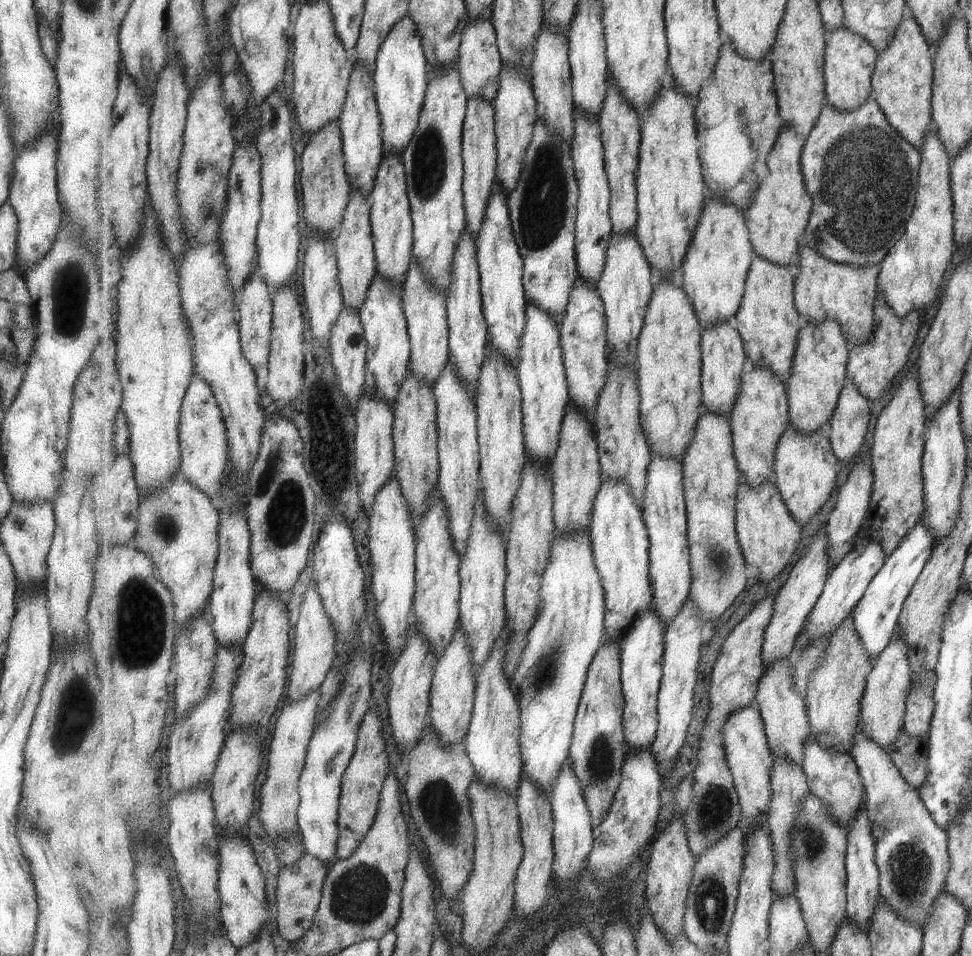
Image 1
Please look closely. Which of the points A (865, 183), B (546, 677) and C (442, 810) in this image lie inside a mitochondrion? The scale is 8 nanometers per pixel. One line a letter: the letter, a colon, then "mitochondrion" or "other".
A: mitochondrion
B: mitochondrion
C: mitochondrion

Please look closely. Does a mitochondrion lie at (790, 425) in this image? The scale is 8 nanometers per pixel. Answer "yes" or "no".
no

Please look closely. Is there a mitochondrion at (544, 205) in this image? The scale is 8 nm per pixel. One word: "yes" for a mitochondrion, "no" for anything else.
yes

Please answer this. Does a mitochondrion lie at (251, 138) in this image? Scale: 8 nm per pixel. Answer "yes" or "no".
no

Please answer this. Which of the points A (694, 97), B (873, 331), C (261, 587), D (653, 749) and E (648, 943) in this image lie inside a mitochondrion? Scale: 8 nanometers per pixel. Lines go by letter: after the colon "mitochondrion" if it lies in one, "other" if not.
A: other
B: other
C: other
D: other
E: other

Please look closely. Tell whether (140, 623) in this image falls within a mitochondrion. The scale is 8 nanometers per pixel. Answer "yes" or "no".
yes

